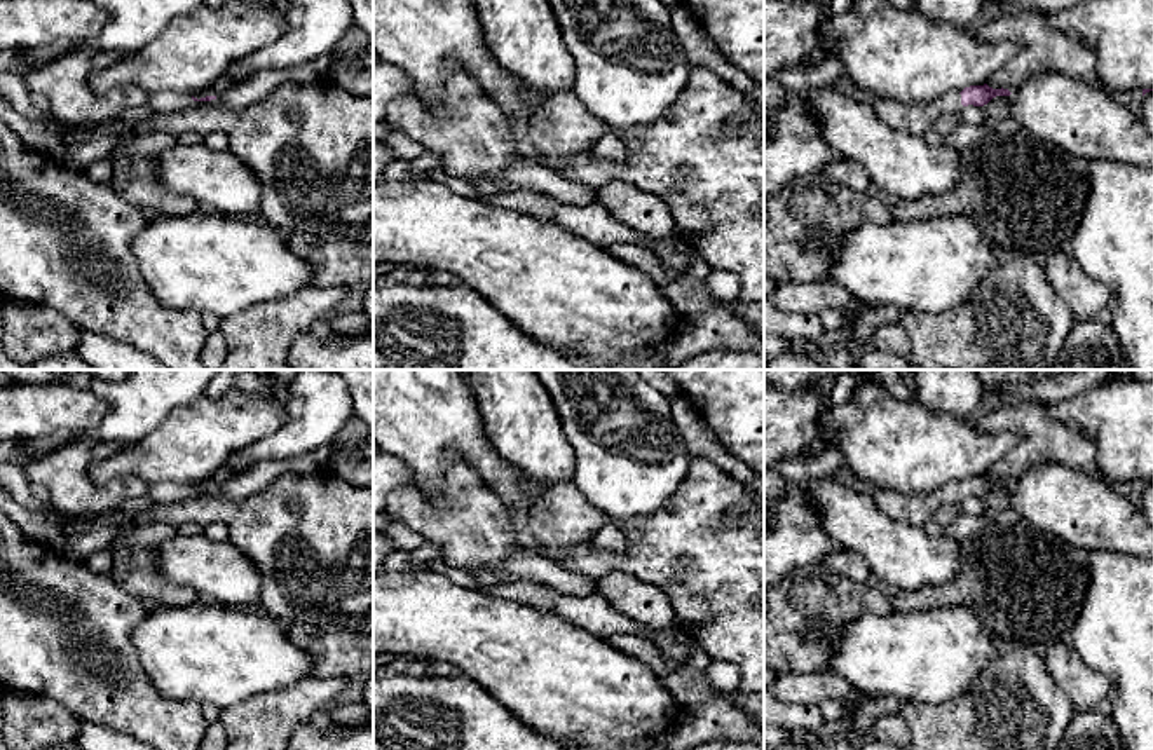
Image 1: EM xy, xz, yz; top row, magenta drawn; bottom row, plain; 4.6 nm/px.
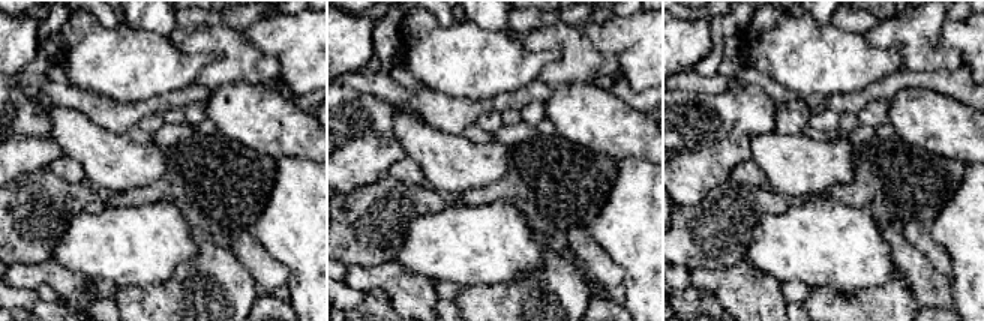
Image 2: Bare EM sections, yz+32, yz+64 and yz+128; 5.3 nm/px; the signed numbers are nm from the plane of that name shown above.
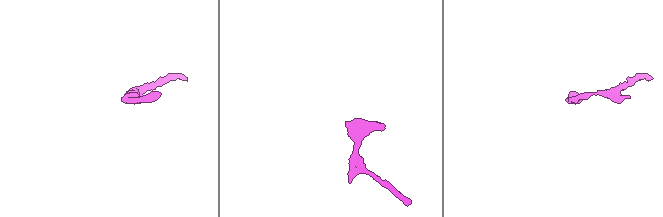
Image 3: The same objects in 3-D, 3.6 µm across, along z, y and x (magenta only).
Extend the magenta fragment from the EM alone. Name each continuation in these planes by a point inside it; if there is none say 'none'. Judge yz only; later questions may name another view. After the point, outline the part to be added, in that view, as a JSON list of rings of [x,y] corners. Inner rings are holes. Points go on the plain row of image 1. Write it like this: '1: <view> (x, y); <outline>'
1: yz (914, 508); [[[846,467],[837,469],[830,478],[851,490],[870,495],[890,518],[919,527],[933,518],[944,504],[958,504],[963,499],[958,481],[933,492],[905,494],[863,481]]]

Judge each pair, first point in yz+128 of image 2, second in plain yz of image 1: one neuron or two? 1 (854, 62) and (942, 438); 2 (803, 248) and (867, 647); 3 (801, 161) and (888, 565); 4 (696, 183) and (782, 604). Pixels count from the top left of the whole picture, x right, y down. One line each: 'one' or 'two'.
1: one
2: one
3: one
4: two

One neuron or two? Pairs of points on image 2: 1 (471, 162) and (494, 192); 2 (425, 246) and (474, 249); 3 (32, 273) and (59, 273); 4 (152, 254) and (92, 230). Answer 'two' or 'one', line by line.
1: two
2: one
3: one
4: one

